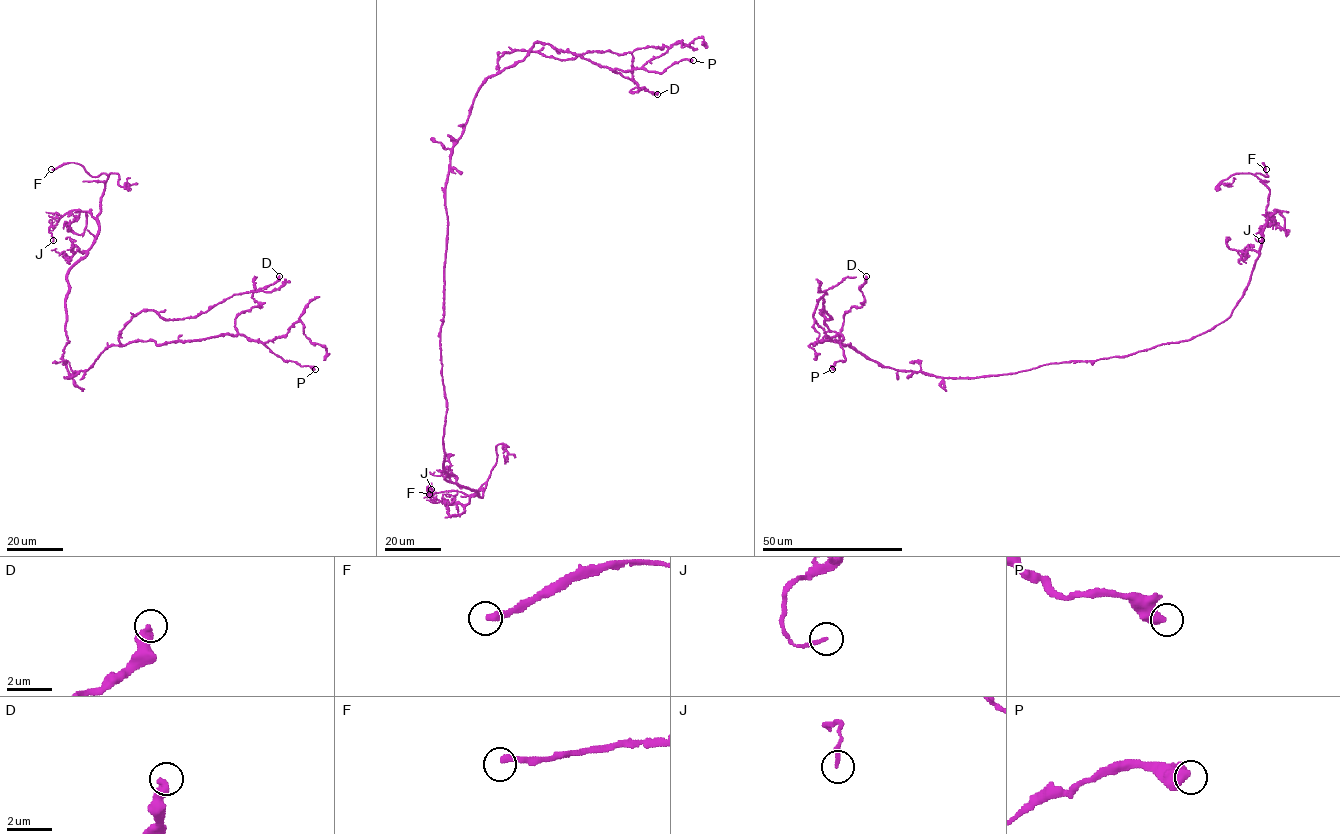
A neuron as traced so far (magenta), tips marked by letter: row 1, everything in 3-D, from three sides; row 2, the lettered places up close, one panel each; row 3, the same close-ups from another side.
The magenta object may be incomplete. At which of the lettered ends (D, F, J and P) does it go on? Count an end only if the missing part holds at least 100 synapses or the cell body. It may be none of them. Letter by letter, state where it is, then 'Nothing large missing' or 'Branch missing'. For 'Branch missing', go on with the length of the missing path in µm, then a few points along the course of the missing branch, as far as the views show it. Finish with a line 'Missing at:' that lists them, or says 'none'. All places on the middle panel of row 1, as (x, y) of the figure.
D: Place: (657, 94). Nothing large missing
F: Place: (429, 494). Branch missing. Missing length about 25 µm. Course of what is missing: (429, 494), (415, 496), (407, 504), (392, 511)
J: Place: (431, 489). Nothing large missing
P: Place: (693, 60). Nothing large missing
Missing at: F

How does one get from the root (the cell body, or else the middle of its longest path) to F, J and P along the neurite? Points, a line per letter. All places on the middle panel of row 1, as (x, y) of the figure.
F: (446, 244), (440, 333), (445, 478), (480, 497), (485, 486), (471, 496), (458, 491), (429, 494)
J: (446, 244), (444, 469), (446, 479), (476, 493), (467, 504), (435, 503), (431, 489)
P: (446, 244), (451, 152), (488, 77), (520, 62), (535, 43), (623, 70), (662, 73), (693, 60)

